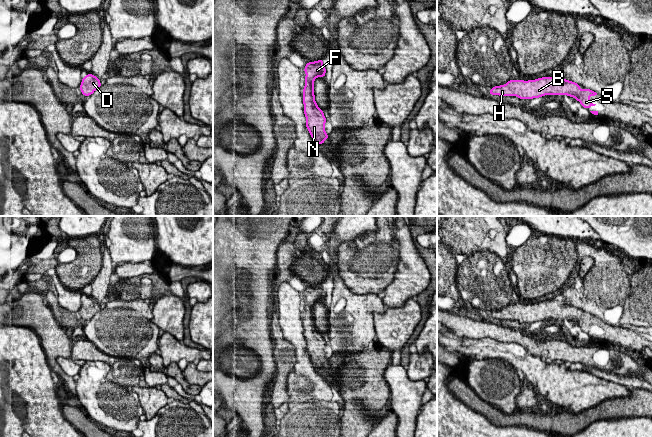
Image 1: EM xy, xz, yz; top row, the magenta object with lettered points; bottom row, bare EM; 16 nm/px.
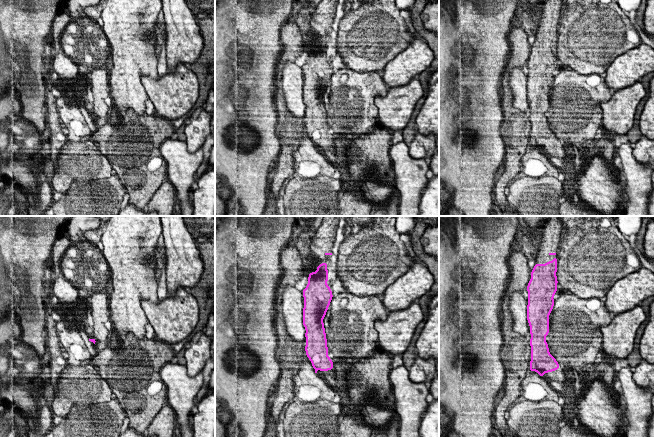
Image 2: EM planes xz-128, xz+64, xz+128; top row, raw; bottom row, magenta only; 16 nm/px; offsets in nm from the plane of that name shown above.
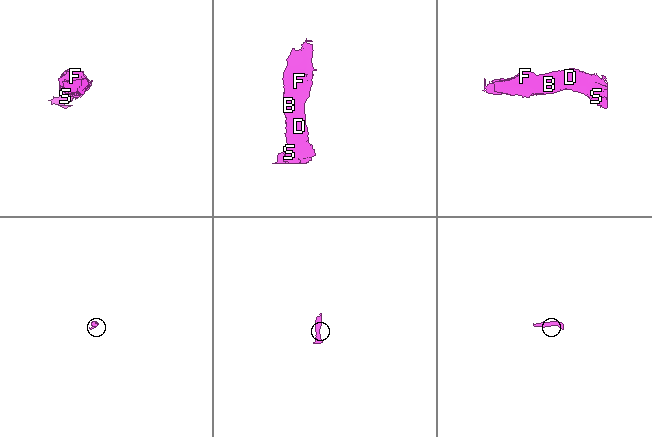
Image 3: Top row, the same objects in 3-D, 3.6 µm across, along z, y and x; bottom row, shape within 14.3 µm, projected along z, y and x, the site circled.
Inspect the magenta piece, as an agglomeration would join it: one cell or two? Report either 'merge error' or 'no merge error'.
no merge error

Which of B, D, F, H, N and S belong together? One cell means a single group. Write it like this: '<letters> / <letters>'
B D F H N S

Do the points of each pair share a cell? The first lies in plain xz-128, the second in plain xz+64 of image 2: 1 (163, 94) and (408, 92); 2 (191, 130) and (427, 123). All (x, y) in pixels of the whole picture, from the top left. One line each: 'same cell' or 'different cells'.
1: same cell
2: different cells

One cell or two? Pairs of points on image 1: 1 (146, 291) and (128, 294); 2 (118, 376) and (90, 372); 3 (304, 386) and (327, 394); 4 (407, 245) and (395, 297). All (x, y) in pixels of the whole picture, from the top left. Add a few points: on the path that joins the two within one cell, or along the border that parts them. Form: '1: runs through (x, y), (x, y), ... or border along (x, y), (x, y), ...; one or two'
1: runs through (142, 291), (132, 294); one
2: border along (106, 376), (118, 384); two
3: runs through (310, 386), (317, 386), (321, 390); one
4: runs through (409, 258), (410, 279), (406, 284); one

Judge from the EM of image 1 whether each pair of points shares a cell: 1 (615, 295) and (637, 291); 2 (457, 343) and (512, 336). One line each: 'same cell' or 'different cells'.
1: different cells
2: different cells

